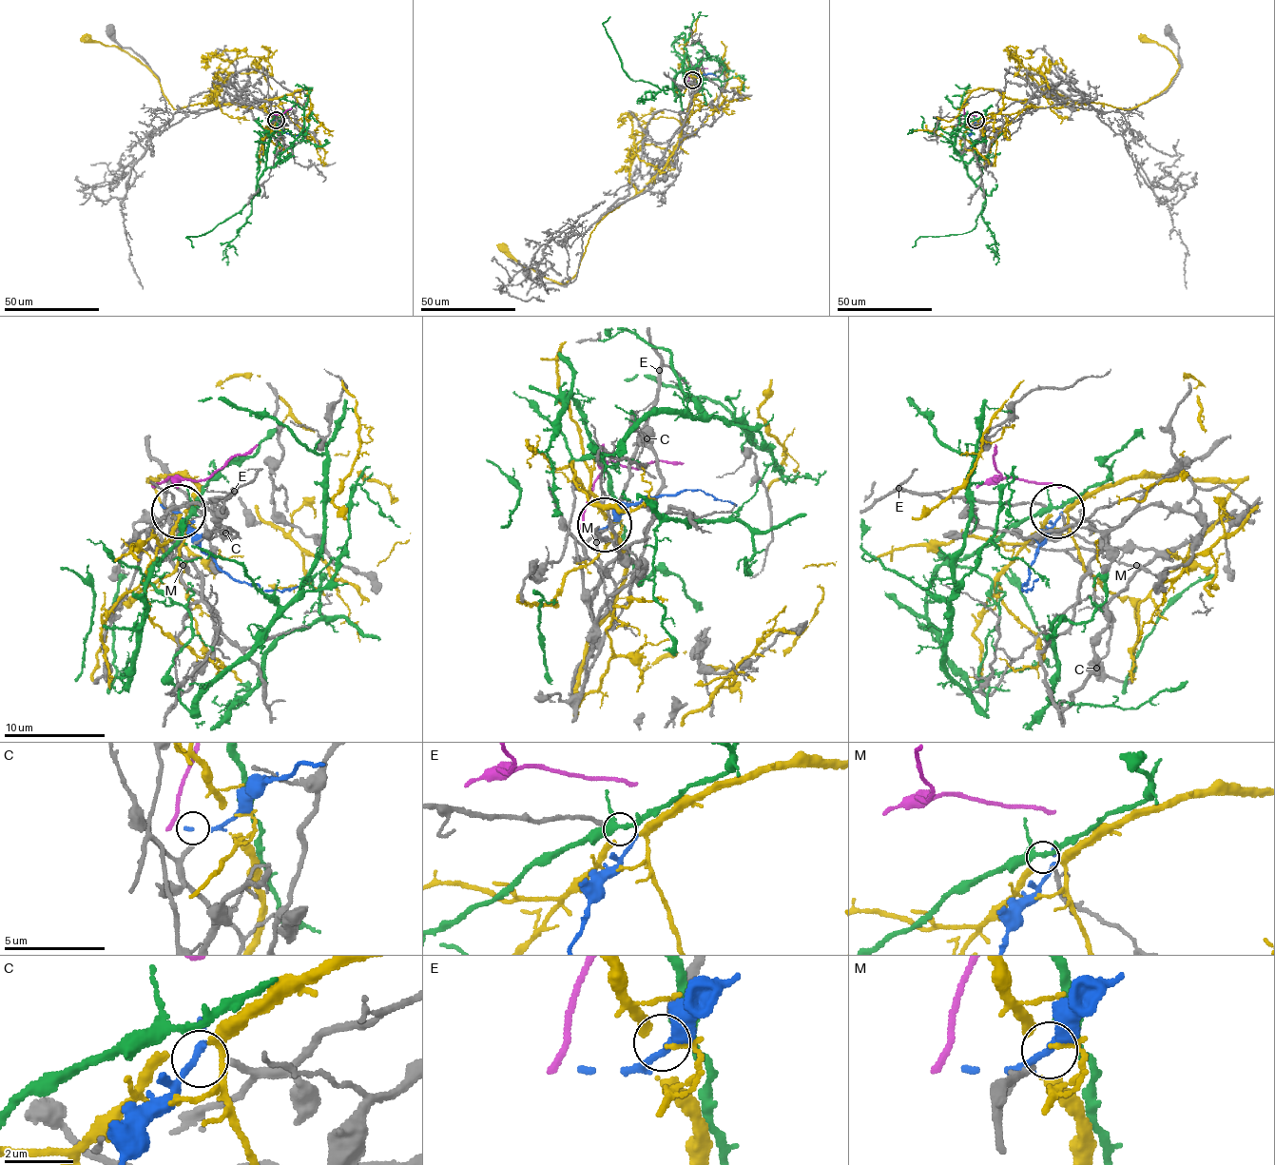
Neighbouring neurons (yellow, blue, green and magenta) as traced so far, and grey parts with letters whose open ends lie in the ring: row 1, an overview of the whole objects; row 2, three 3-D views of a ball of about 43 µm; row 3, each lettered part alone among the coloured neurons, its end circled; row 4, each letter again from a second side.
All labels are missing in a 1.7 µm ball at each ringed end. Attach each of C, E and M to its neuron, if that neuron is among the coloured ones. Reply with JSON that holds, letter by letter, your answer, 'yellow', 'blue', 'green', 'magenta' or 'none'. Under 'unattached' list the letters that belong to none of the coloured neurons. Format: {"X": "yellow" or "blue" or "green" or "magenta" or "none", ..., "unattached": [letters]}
{"C": "none", "E": "yellow", "M": "green", "unattached": ["C"]}

